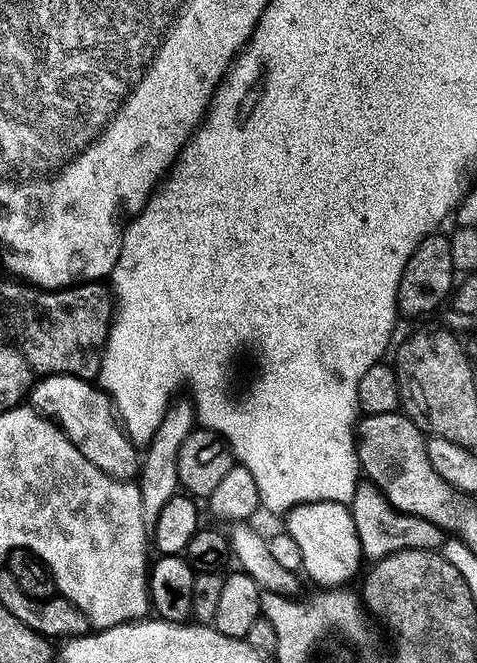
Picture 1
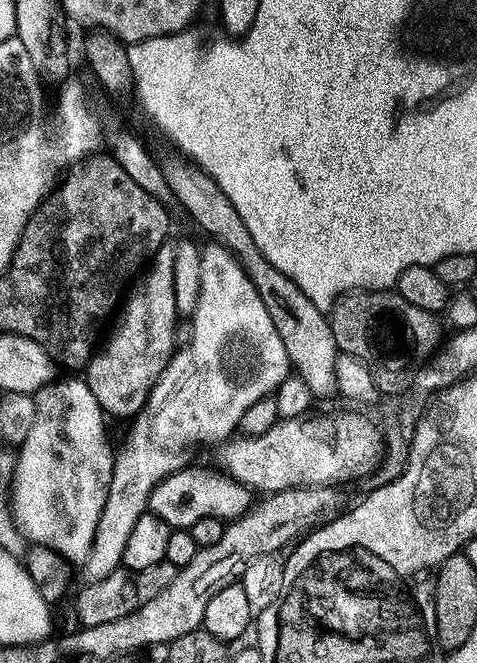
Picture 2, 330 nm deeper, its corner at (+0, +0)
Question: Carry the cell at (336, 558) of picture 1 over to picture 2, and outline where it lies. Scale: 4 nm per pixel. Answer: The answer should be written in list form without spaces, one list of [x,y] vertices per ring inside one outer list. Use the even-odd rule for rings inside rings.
[[[185,466],[170,474],[148,496],[148,512],[162,518],[173,530],[191,530],[194,522],[203,516],[218,516],[231,522],[243,516],[254,503],[253,489],[239,484],[223,471],[207,472],[204,468]]]

